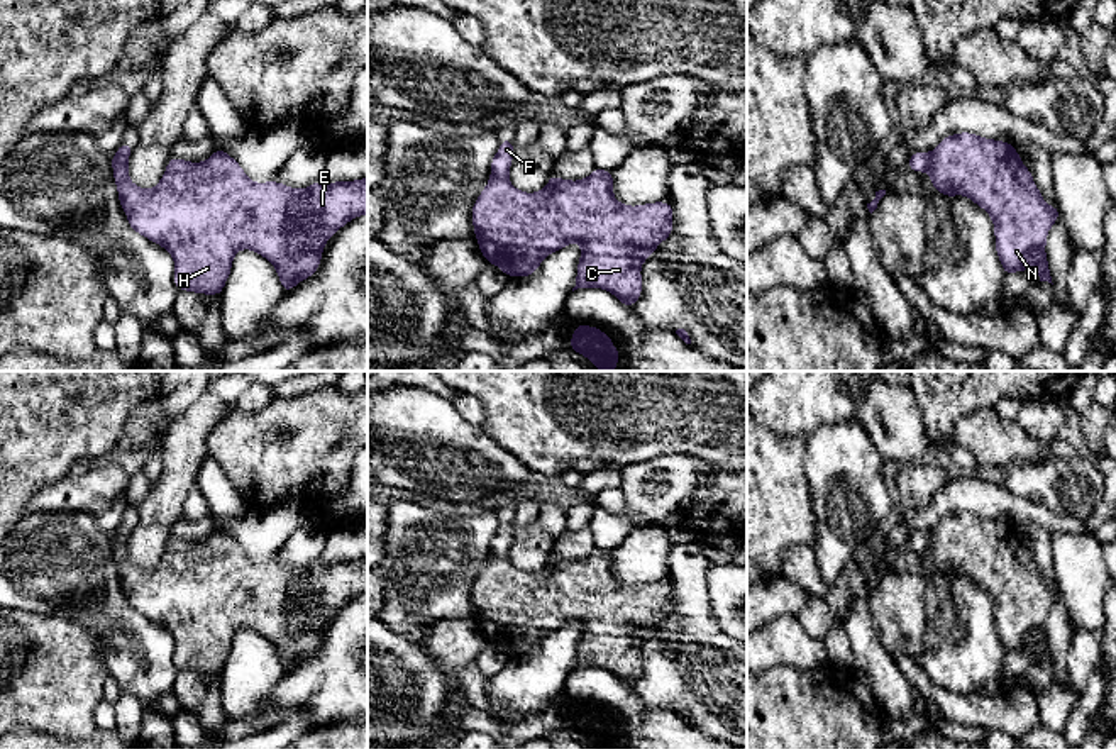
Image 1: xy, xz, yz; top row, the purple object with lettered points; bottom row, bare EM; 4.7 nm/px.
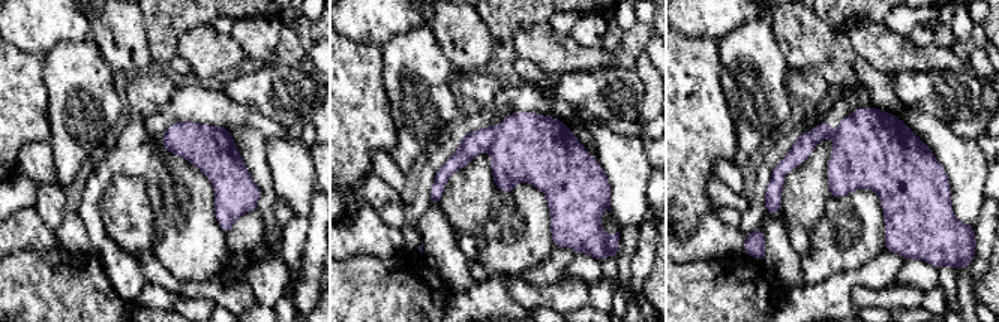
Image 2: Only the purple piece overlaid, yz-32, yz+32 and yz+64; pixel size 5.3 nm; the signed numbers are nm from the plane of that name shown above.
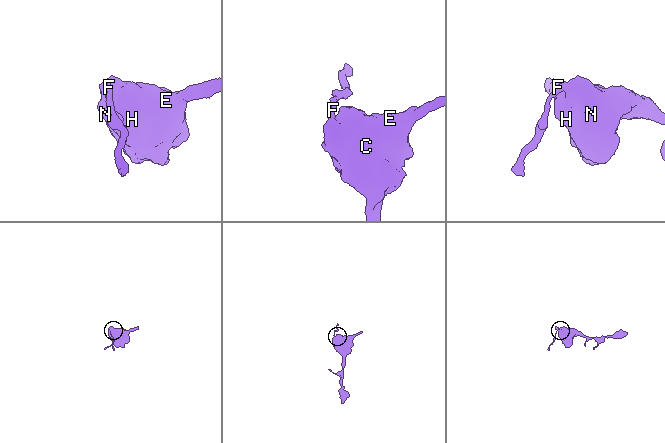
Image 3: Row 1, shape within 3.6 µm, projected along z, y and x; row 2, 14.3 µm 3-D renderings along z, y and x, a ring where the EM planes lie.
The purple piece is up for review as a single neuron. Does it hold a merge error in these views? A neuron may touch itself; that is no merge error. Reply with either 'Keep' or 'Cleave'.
Cleave

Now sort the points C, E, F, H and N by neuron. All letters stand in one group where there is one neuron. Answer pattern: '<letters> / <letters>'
C E H N / F

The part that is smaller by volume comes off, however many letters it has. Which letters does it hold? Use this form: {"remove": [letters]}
{"remove": ["F"]}

